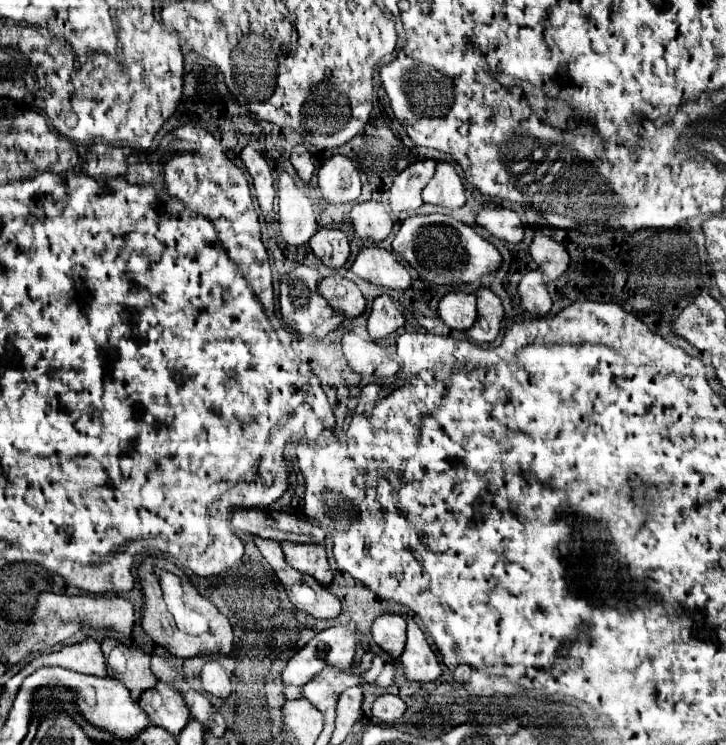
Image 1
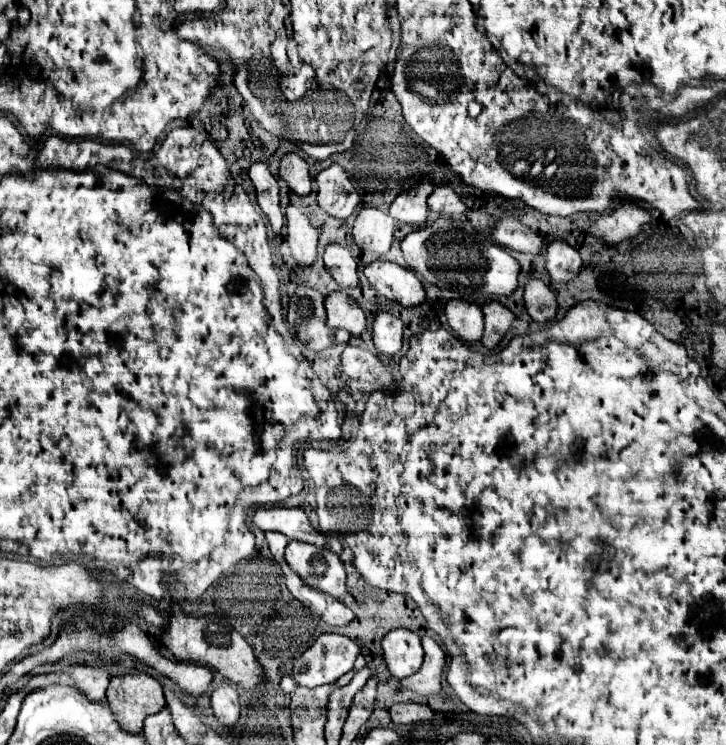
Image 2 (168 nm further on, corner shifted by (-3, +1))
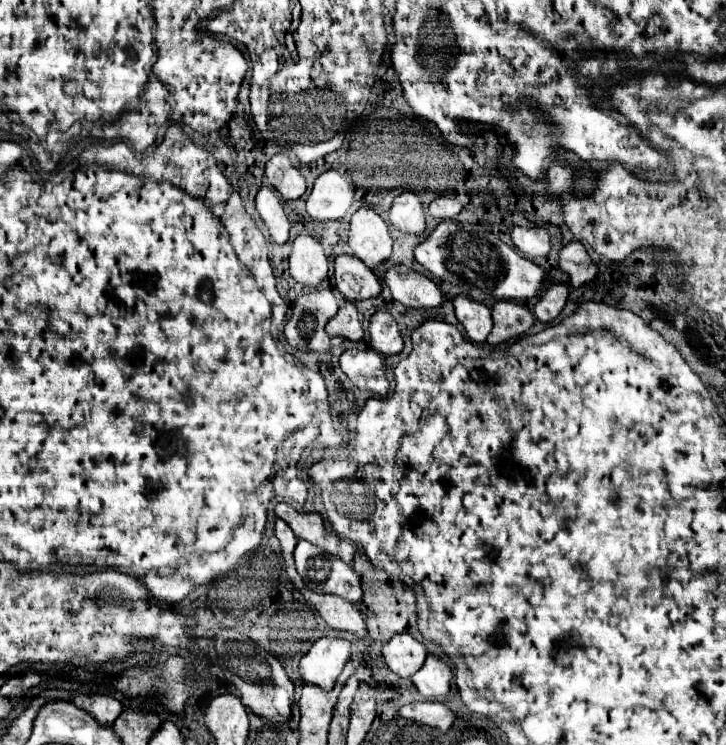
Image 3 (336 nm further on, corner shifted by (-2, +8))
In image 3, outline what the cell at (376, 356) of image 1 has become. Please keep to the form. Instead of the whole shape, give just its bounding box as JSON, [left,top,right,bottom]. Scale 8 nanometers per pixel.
[339,349,389,397]

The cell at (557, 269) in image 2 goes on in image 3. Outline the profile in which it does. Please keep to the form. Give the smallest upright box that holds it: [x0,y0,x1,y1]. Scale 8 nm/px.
[559,241,599,287]

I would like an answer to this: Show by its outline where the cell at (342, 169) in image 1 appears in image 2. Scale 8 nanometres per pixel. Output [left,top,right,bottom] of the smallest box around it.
[316,164,360,218]

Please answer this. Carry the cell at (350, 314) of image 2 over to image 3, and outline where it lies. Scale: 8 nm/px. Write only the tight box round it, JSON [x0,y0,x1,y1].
[327,301,363,341]

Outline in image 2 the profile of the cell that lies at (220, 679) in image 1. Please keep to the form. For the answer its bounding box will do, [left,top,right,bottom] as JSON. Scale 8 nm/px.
[210,684,240,726]

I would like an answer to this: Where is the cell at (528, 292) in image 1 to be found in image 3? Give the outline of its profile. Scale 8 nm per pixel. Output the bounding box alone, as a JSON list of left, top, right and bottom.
[535,283,569,323]

